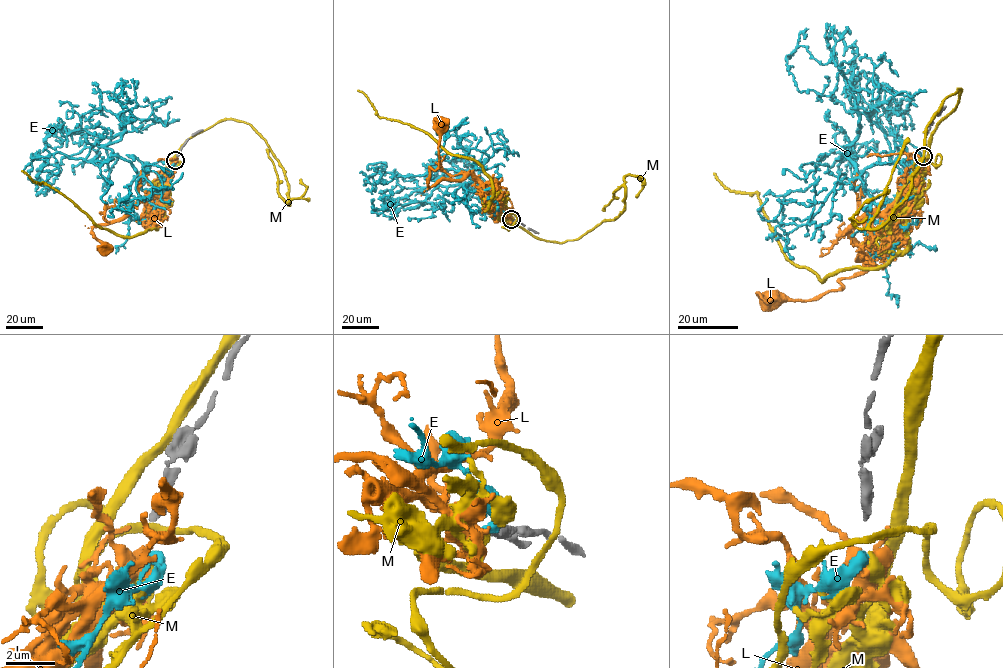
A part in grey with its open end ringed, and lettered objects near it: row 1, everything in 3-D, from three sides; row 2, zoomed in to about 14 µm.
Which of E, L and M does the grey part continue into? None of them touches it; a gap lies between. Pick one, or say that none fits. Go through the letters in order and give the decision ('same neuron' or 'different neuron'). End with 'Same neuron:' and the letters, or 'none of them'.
E: different neuron
L: different neuron
M: different neuron
Same neuron: none of them

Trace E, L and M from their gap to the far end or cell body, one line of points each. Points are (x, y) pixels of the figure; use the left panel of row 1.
E: (175, 163), (162, 188), (143, 190), (143, 174), (103, 146), (124, 131), (63, 157), (47, 175), (59, 188)
L: (173, 161), (167, 175), (167, 192), (149, 194), (121, 218), (94, 226), (93, 236), (105, 247)
M: (175, 163), (171, 167), (181, 145), (200, 132), (224, 120), (248, 123), (283, 169), (289, 205), (267, 149)

